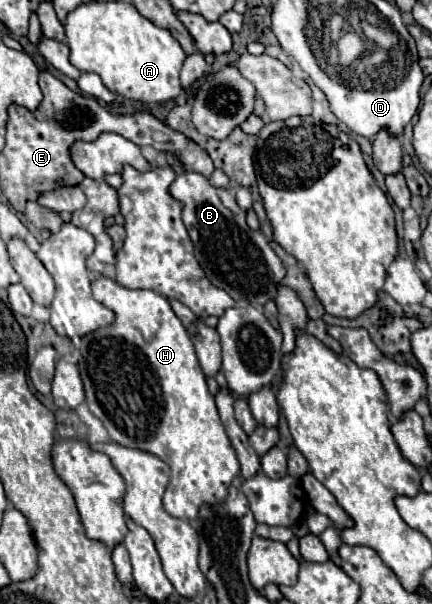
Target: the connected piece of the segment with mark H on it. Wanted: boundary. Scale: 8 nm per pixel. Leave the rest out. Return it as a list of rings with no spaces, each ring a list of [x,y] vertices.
[[[98,276],[92,280],[92,296],[102,302],[106,308],[110,308],[114,312],[114,322],[110,326],[104,326],[104,328],[98,328],[90,334],[86,334],[82,338],[82,356],[84,356],[84,362],[80,362],[80,376],[82,376],[82,382],[84,382],[84,390],[86,390],[86,404],[90,408],[90,412],[102,420],[110,440],[118,442],[118,444],[124,444],[128,448],[140,448],[140,450],[146,450],[154,456],[158,456],[160,460],[164,460],[172,474],[170,474],[170,484],[166,486],[166,492],[164,492],[164,510],[174,516],[174,518],[182,518],[182,520],[194,520],[196,518],[196,508],[200,508],[200,504],[216,504],[216,500],[224,500],[224,496],[228,496],[228,486],[232,484],[232,480],[240,474],[240,462],[236,458],[236,452],[224,432],[224,426],[220,422],[220,416],[218,416],[218,410],[216,410],[216,404],[214,404],[214,398],[210,396],[208,392],[208,386],[206,386],[206,376],[204,372],[200,372],[200,364],[196,360],[196,352],[194,352],[194,346],[192,346],[192,340],[186,332],[186,328],[182,326],[182,322],[178,320],[178,316],[174,314],[174,310],[170,308],[170,302],[160,296],[158,292],[152,292],[152,290],[128,290],[124,286],[120,286],[116,280],[110,280],[110,278],[104,278],[104,276]]]

